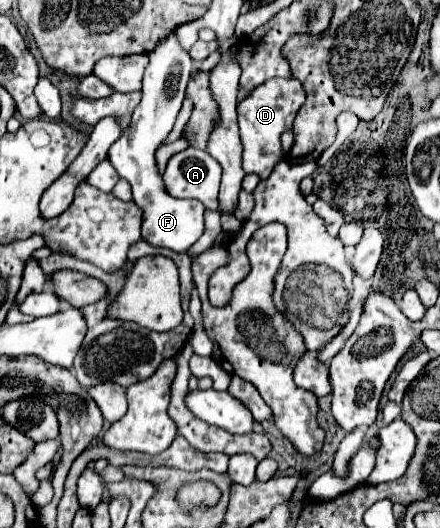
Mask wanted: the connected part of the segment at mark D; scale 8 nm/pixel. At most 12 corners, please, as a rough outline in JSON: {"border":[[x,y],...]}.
{"border":[[298,79],[238,103],[242,167],[266,179],[304,103]]}

